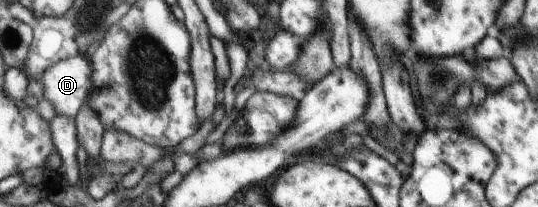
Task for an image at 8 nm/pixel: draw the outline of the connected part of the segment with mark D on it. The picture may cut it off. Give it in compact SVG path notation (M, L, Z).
M76 56L62 60L56 65L50 66L40 82L44 86L43 100L48 100L54 106L57 115L77 119L86 105L89 93L93 88L94 64L90 57Z

